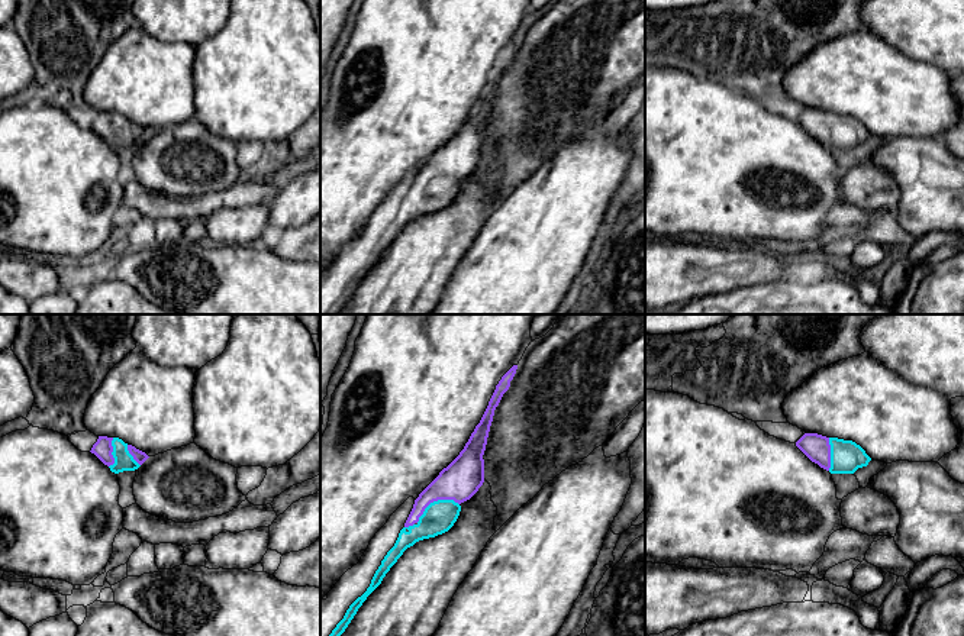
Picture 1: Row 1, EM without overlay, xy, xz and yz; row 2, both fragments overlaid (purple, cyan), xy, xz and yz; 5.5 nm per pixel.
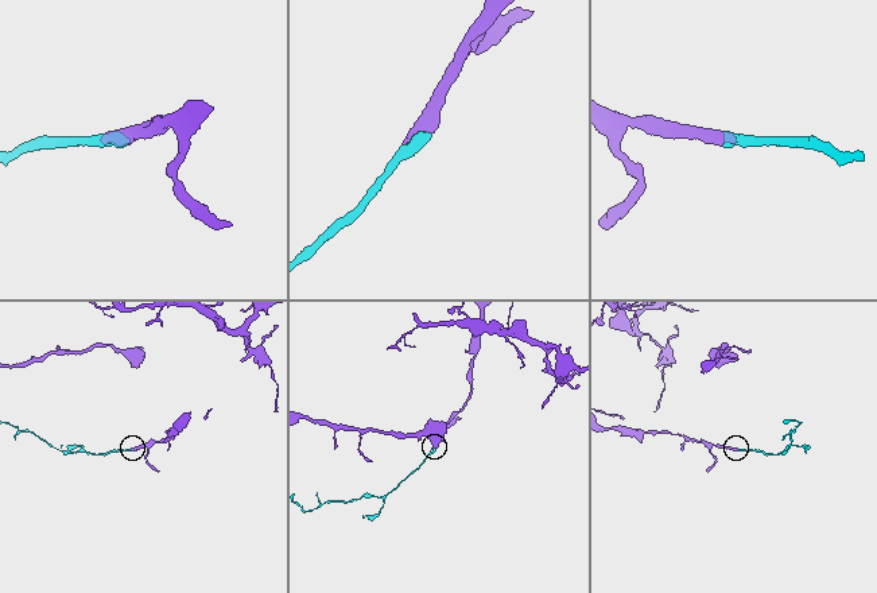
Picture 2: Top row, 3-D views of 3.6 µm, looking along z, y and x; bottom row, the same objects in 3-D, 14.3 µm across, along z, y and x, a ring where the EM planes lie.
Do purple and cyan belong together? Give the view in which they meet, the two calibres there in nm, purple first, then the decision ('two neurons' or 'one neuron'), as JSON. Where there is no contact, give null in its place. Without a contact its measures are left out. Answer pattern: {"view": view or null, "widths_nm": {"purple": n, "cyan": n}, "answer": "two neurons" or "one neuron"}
{"view": "xz", "widths_nm": {"purple": 220, "cyan": 180}, "answer": "one neuron"}

